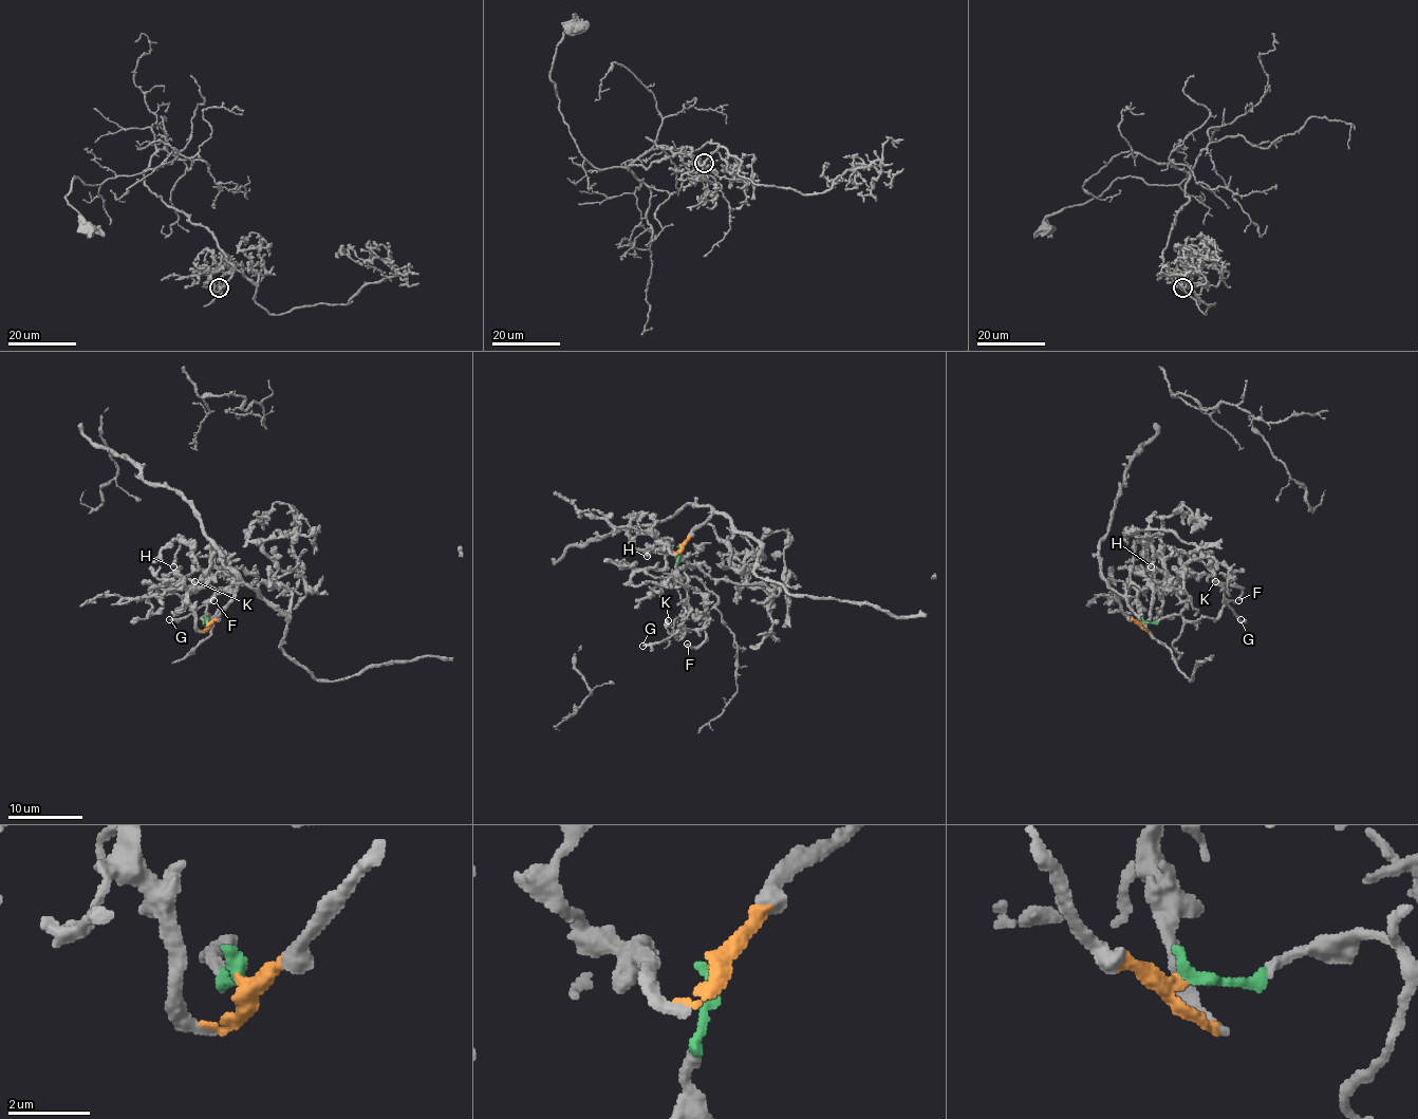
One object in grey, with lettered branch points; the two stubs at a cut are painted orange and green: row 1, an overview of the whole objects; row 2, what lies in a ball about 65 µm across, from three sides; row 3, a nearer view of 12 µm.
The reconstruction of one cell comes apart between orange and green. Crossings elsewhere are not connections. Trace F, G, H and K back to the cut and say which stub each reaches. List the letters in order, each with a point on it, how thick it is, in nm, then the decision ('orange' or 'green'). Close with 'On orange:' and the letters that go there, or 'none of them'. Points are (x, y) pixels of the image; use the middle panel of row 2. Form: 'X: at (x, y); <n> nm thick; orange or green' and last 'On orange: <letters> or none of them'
F: at (687, 644); 240 nm thick; green
G: at (642, 646); 200 nm thick; green
H: at (647, 556); 360 nm thick; orange
K: at (668, 620); 360 nm thick; green
On orange: H

